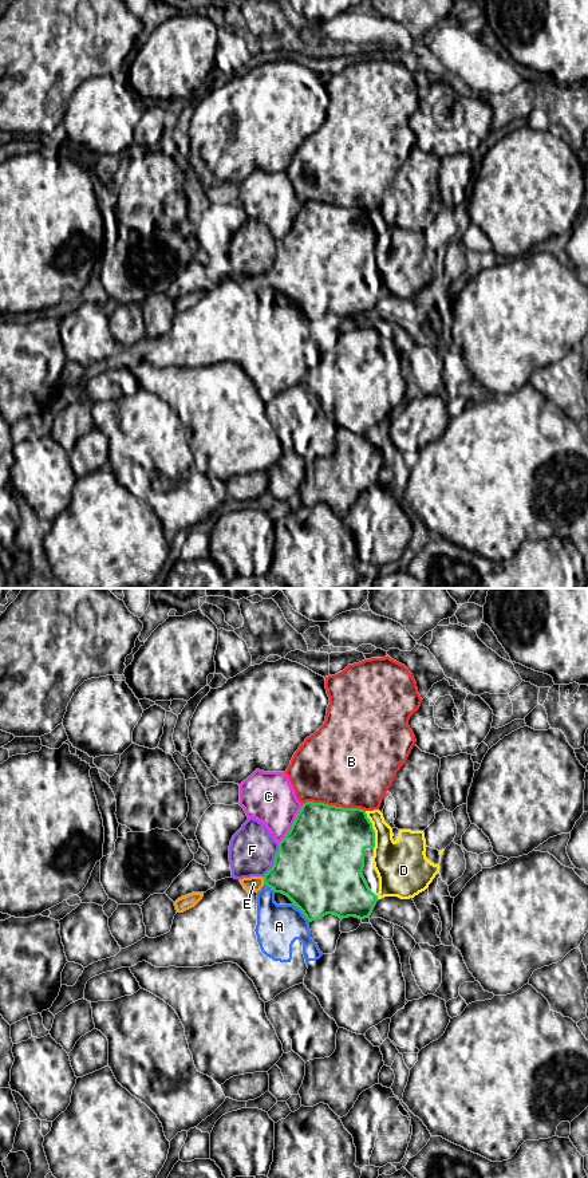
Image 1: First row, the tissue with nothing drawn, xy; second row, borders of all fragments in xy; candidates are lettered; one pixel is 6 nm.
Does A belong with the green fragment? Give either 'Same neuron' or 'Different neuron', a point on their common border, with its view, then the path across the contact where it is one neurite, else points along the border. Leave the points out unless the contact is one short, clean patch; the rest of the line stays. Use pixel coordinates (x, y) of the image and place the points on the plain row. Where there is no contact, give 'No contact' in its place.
Different neuron. Touches green at xy (268, 286)

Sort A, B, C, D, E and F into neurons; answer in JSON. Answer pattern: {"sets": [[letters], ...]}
{"sets": [["A", "F"], ["B"], ["C"], ["D"], ["E"]]}

